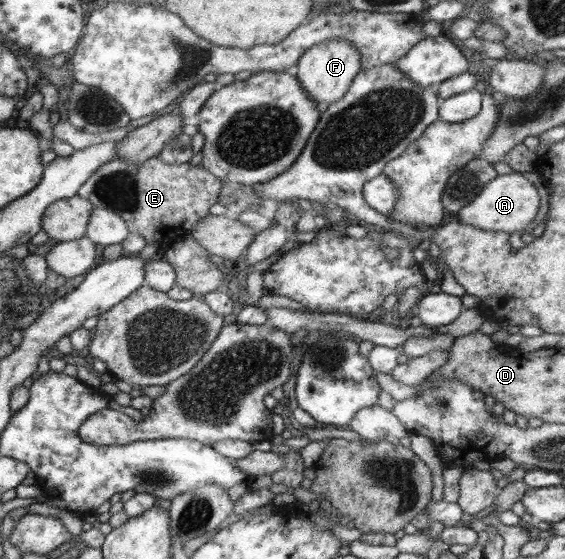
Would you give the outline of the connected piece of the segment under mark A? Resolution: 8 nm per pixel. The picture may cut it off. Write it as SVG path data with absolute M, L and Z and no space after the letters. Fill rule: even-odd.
M512 172L498 175L485 185L473 201L458 211L457 220L485 231L522 233L539 213L539 201L541 198L537 188L523 174Z

